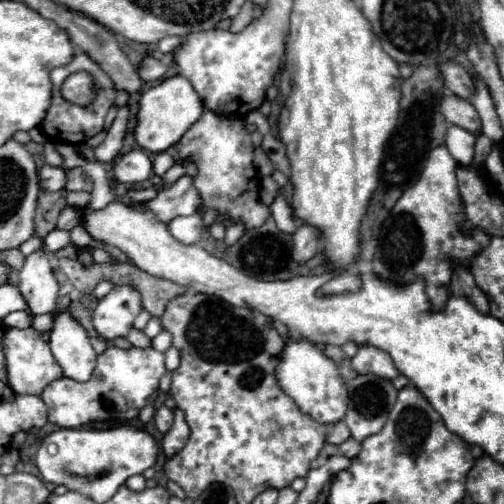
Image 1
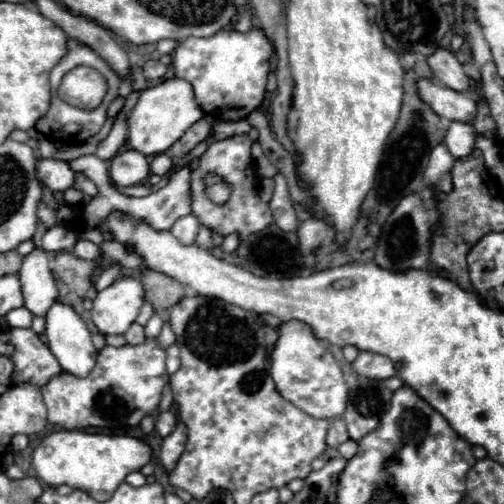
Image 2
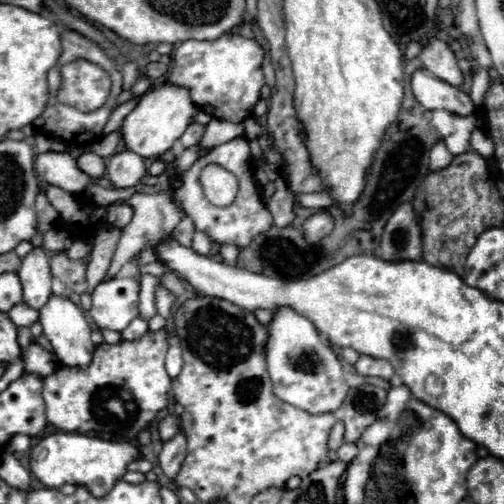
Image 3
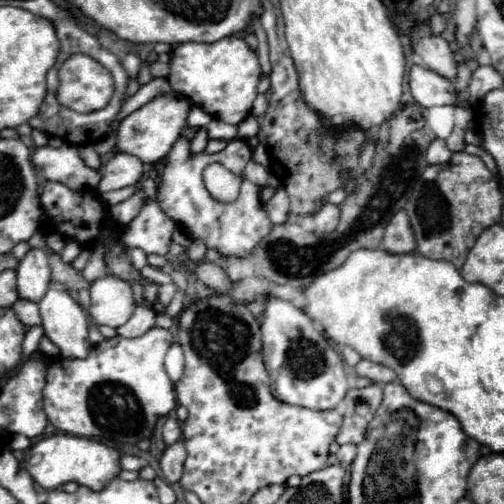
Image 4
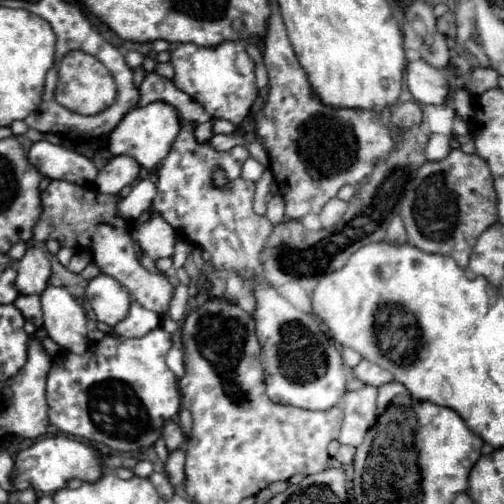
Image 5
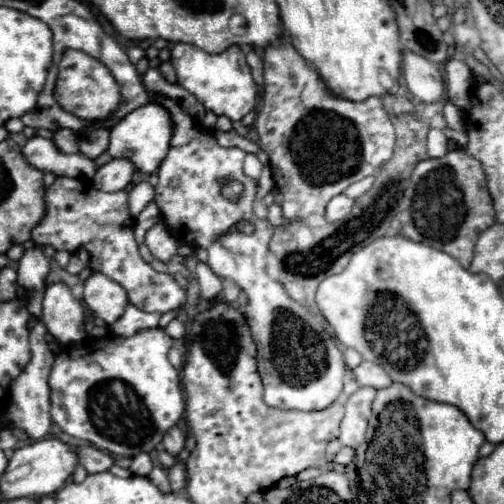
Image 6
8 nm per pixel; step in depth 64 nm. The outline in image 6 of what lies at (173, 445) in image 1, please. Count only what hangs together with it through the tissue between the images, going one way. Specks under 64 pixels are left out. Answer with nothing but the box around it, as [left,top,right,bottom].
[168,456,186,492]

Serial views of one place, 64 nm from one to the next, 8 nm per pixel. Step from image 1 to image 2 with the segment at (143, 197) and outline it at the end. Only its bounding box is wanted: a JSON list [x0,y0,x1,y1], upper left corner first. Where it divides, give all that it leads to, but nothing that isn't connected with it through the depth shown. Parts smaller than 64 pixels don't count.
[113,184,151,197]

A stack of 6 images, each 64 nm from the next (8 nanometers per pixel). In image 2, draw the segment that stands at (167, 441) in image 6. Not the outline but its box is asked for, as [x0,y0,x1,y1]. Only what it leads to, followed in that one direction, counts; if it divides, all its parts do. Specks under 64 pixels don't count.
[156,410,178,438]

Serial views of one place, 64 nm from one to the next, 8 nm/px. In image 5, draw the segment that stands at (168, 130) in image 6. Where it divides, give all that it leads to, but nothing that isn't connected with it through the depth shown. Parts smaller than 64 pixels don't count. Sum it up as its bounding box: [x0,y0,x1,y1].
[108,102,180,168]

